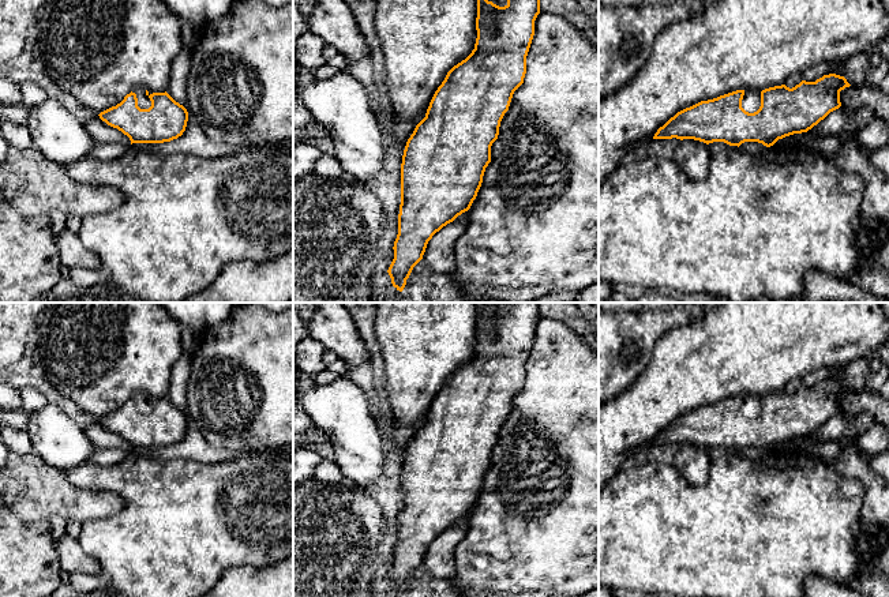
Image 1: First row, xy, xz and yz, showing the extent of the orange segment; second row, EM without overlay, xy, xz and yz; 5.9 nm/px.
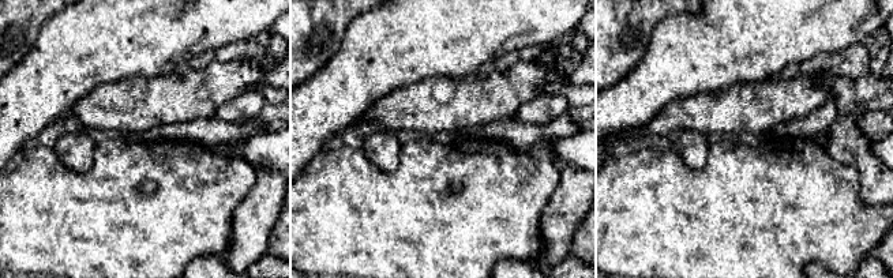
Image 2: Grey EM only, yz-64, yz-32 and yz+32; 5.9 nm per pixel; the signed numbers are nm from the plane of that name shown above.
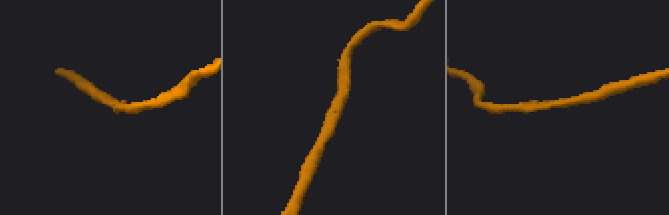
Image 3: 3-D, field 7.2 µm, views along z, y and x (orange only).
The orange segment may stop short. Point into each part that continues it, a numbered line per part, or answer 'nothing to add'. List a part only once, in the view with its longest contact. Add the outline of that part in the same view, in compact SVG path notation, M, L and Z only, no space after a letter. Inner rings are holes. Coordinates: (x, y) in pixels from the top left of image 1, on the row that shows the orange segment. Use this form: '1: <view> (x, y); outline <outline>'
1: xy (143, 101); outline M136 87L132 90L132 93L136 94L138 106L140 109L149 109L151 106L151 101L150 101L149 95L153 93L150 93L150 91L147 93L146 89L143 89L143 87Z

